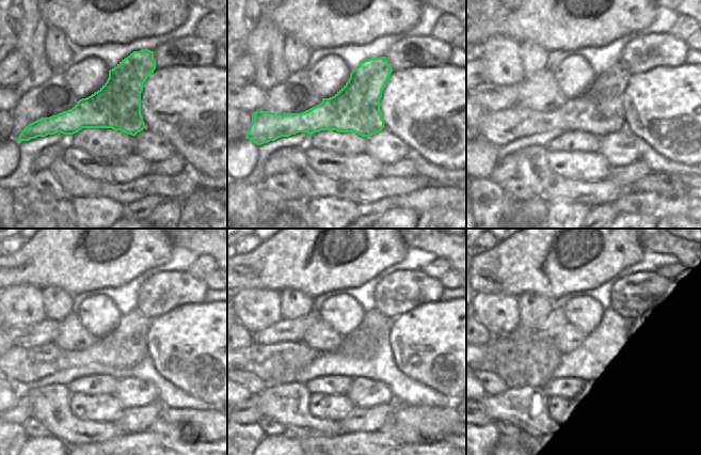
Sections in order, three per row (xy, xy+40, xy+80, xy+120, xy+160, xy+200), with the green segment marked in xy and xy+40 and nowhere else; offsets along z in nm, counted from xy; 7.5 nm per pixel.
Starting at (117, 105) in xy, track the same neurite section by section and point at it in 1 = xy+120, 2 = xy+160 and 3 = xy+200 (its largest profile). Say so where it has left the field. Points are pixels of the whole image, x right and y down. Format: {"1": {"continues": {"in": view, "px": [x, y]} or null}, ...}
{"1": {"continues": {"in": "xy+120", "px": [126, 344]}}, "2": {"continues": {"in": "xy+160", "px": [363, 342]}}, "3": {"continues": {"in": "xy+200", "px": [488, 370]}}}

